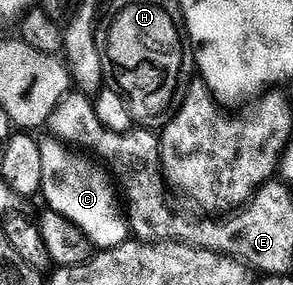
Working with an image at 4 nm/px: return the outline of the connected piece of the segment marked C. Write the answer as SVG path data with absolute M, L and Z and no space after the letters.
M49 140L40 141L42 151L40 193L48 204L45 206L51 212L70 219L70 223L77 225L97 250L113 249L129 240L128 219L122 212L122 205L118 200L118 189L113 178L95 160L87 161L86 158L78 157L74 154L77 152L71 151L57 140Z

